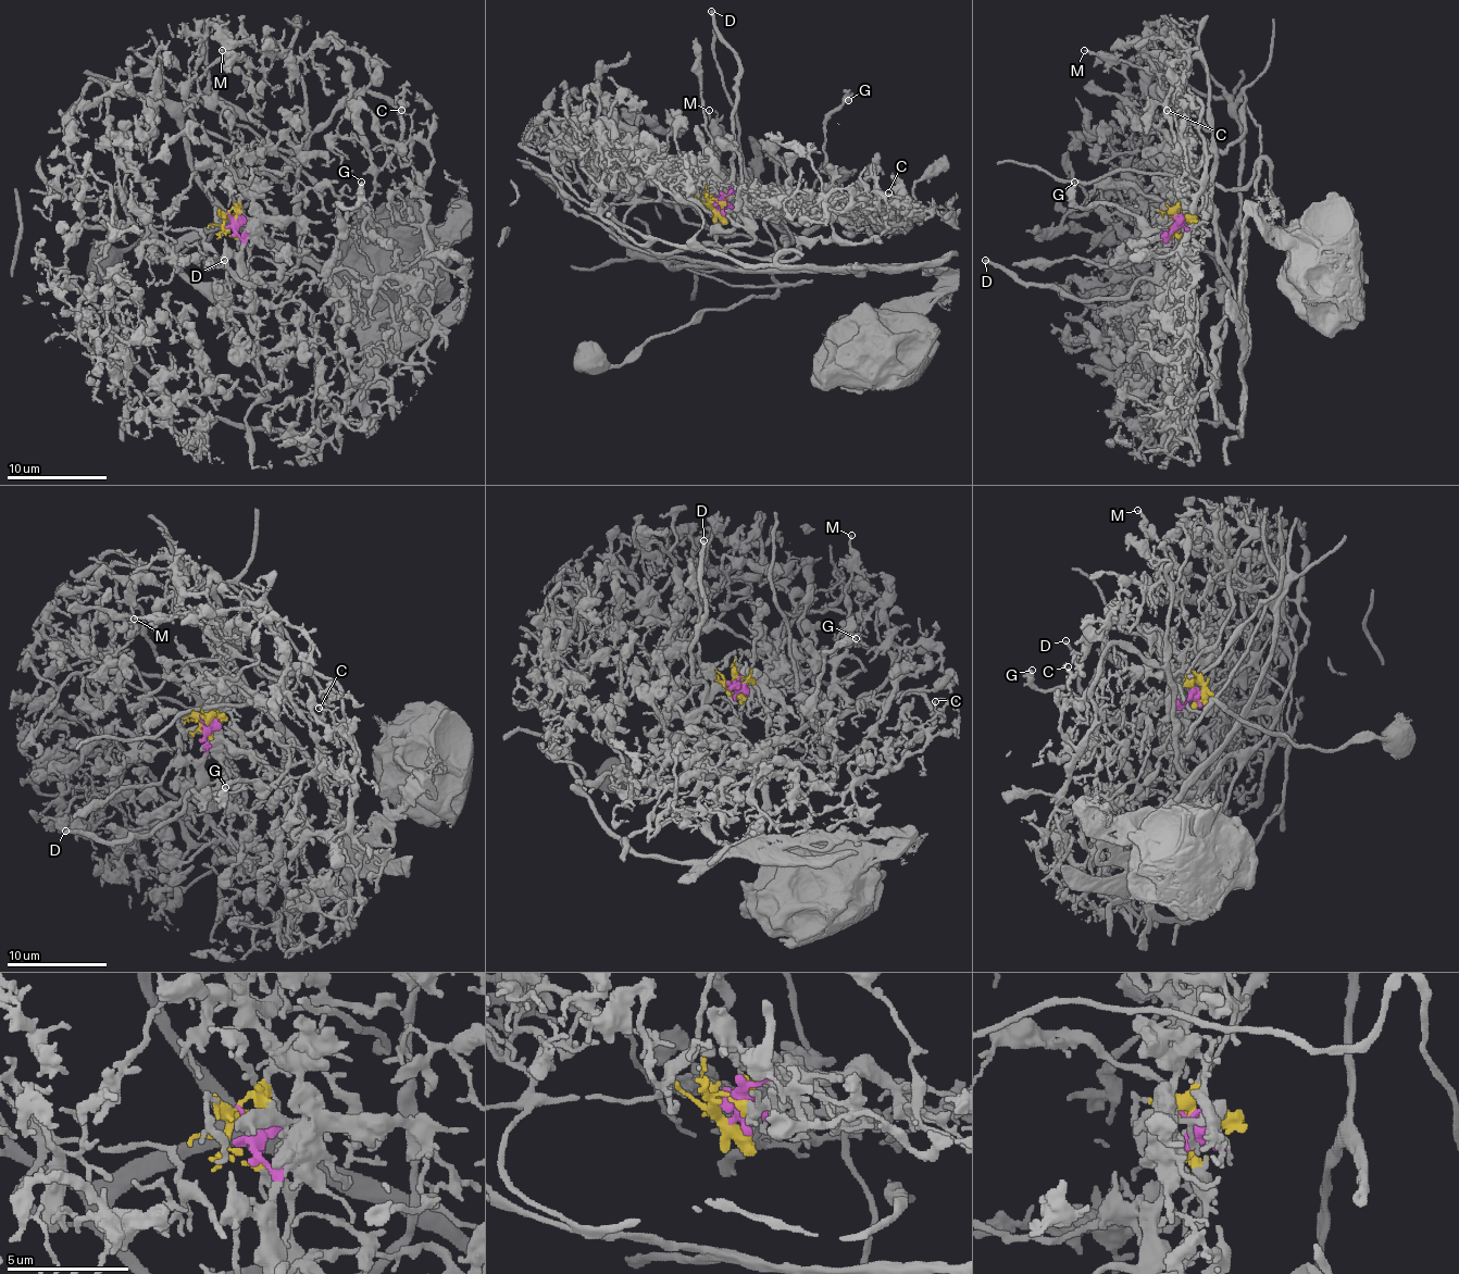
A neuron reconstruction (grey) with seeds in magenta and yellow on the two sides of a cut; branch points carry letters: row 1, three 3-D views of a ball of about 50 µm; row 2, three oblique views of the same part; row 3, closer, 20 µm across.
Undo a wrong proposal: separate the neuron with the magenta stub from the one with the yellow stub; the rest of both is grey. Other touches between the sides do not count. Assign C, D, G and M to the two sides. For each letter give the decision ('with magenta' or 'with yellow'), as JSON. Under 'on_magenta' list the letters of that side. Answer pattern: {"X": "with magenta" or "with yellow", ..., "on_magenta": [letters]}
{"C": "with yellow", "D": "with magenta", "G": "with yellow", "M": "with yellow", "on_magenta": ["D"]}

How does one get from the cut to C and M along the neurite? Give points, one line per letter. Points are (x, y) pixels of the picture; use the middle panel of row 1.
C: (716, 212), (742, 220), (764, 189), (886, 229), (864, 210), (899, 202), (889, 192)
M: (716, 212), (720, 199), (720, 232), (672, 204), (722, 167), (734, 195), (709, 110)

